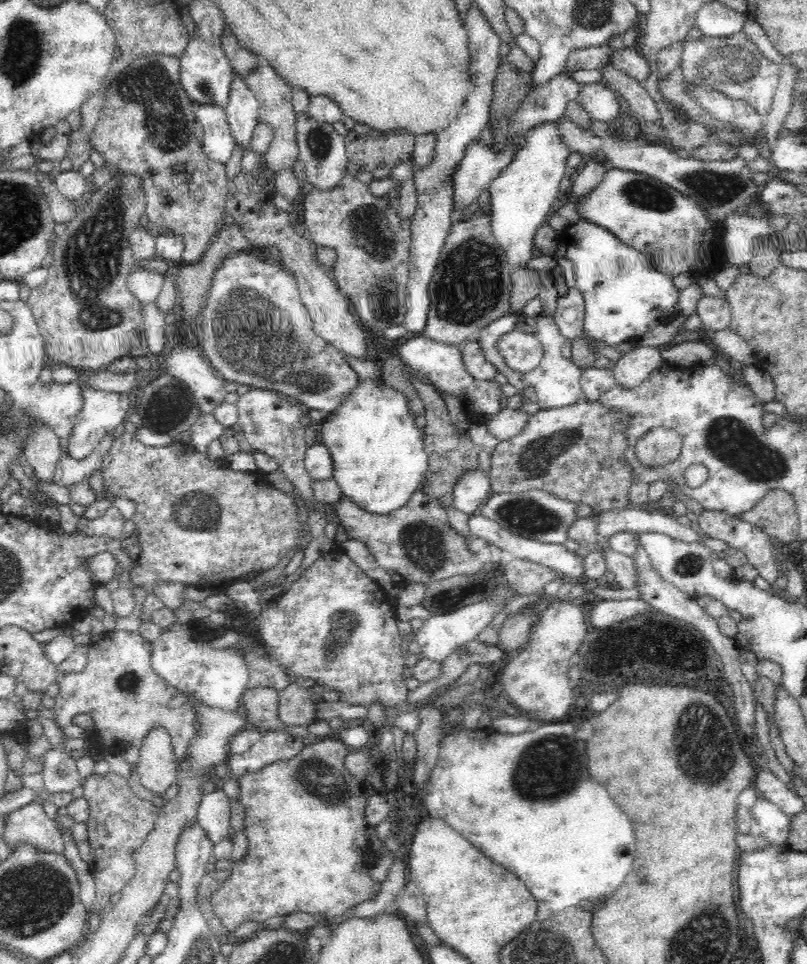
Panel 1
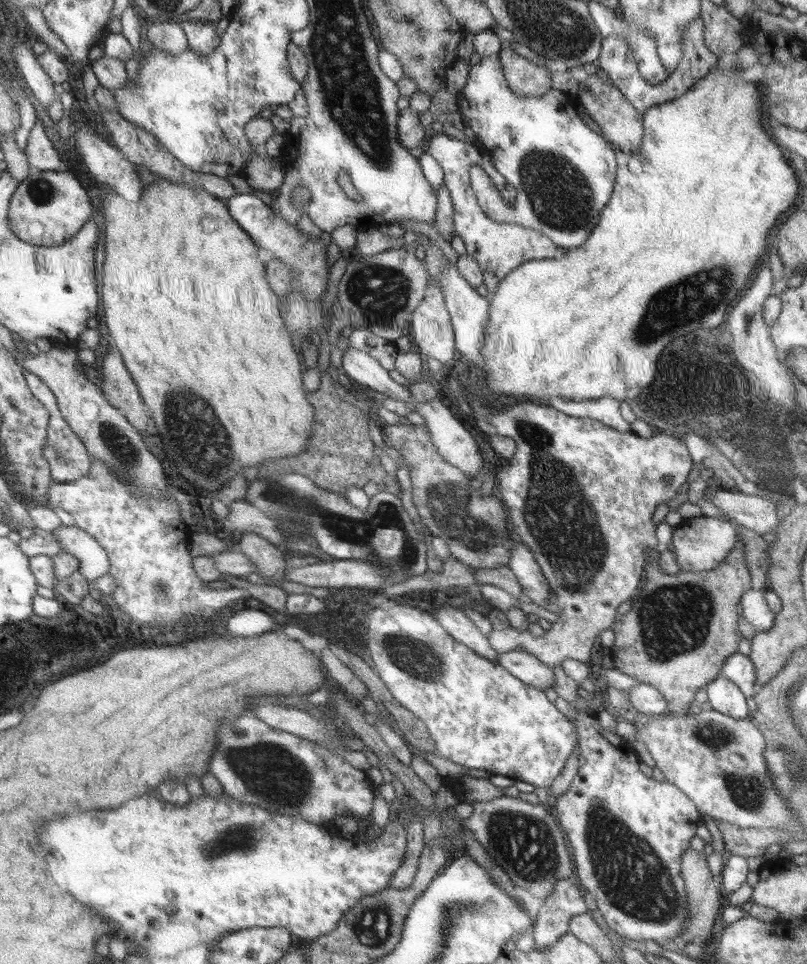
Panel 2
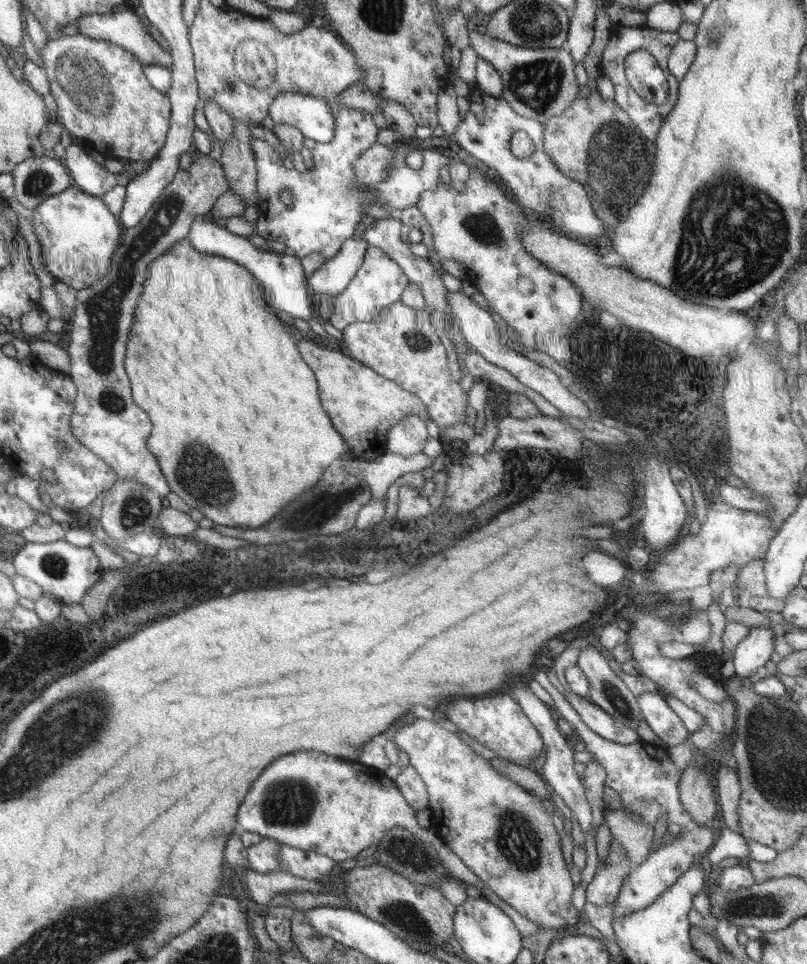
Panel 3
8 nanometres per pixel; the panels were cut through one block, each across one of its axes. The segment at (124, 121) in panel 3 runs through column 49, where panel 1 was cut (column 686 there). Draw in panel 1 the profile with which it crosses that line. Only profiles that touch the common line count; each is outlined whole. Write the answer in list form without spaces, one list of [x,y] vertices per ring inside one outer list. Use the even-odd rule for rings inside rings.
[[[743,32],[726,37],[688,39],[680,54],[680,67],[685,84],[690,81],[706,83],[732,99],[742,100],[754,107],[756,113],[766,116],[770,112],[772,98],[778,88],[782,68],[769,60],[758,46]]]

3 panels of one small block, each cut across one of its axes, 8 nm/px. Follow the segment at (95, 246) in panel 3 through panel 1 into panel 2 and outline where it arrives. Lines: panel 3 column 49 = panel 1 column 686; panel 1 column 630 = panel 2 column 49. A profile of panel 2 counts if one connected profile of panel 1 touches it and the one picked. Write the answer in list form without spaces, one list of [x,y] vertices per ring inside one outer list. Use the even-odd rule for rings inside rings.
[[[32,170],[21,182],[11,204],[10,222],[24,242],[34,246],[62,246],[71,240],[92,216],[92,202],[80,180],[70,172]]]

